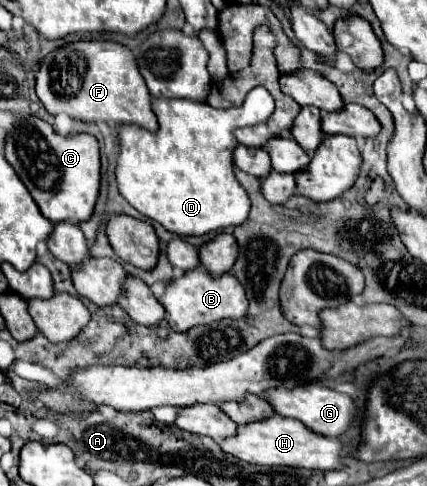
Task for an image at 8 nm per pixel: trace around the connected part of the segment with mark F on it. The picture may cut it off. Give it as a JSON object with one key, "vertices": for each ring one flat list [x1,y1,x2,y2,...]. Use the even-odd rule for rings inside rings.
{"vertices":[[79,40,49,52,35,72,37,98,49,114,65,112,77,120,103,120,107,124,137,124,157,130,151,94,139,78,133,52,113,40]]}

